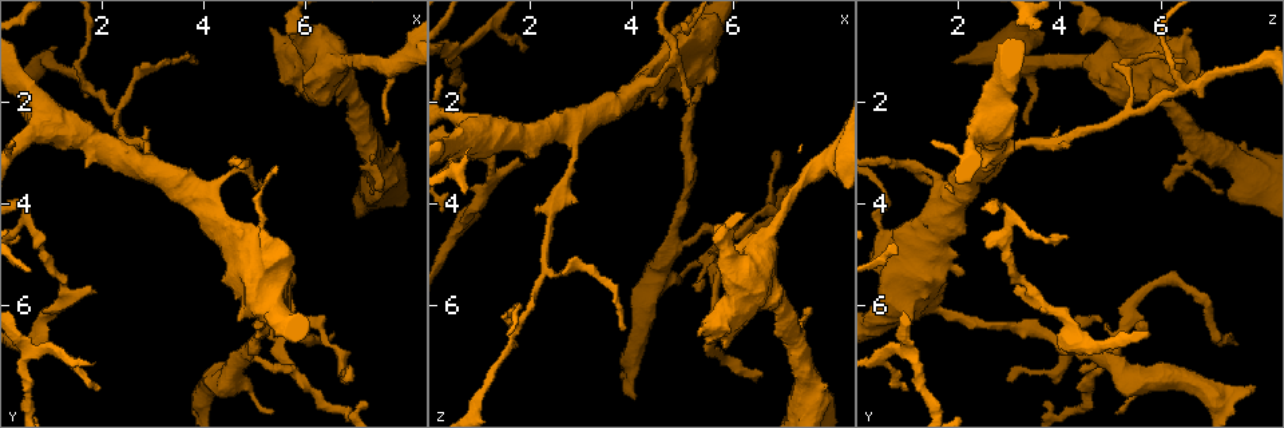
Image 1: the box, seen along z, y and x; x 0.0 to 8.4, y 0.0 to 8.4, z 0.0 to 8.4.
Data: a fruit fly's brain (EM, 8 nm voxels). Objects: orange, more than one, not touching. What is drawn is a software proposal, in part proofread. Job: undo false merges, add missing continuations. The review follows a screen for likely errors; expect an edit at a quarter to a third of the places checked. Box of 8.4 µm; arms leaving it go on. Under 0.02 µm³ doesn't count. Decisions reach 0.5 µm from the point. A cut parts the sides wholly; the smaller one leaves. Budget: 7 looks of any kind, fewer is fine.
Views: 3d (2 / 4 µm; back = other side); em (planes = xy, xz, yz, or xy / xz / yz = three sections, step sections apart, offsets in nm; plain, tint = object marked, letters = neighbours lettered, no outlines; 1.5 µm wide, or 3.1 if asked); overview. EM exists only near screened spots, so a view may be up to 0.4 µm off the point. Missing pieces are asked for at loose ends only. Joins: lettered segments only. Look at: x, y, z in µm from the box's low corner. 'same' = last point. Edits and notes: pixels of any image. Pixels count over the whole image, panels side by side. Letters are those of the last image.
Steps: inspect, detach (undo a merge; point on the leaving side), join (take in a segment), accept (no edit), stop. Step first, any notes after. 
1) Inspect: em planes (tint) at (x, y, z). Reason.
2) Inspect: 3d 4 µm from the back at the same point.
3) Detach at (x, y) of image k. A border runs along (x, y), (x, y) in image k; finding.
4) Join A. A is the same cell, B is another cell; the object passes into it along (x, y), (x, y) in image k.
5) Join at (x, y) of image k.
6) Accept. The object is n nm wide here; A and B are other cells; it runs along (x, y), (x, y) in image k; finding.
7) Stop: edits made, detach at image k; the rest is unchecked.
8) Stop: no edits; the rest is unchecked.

Inspect: 3d 2 µm at (1.90, 5.75, 3.25). An open end.

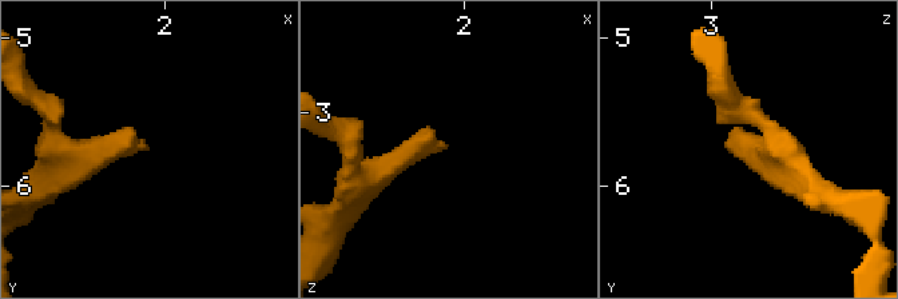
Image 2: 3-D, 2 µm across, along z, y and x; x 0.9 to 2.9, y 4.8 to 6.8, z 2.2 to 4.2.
Inspect: em xz step 8 (letters) at (1.88, 5.76, 3.24).

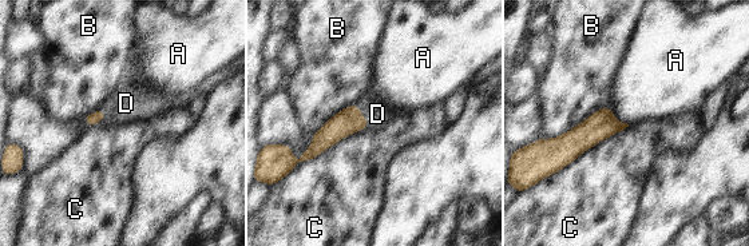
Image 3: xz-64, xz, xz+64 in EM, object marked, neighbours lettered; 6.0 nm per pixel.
Inspect: em planes (letters) at the same point.

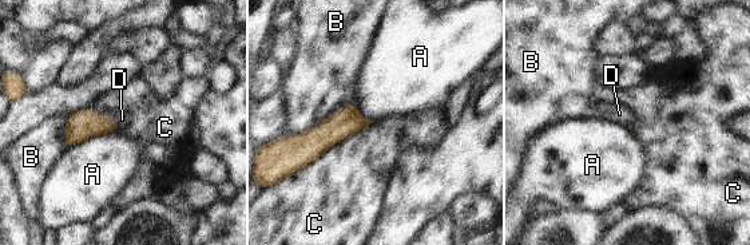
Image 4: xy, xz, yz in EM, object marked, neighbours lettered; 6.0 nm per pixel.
Join D. D is the same cell, A, B and C are other cells; the object passes into it along (83, 123), (116, 122), (122, 119) in image 4; it goes on there.

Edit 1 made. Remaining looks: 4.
Inspect: 3d 2 µm at (5.55, 6.65, 5.05). Three arms meet.

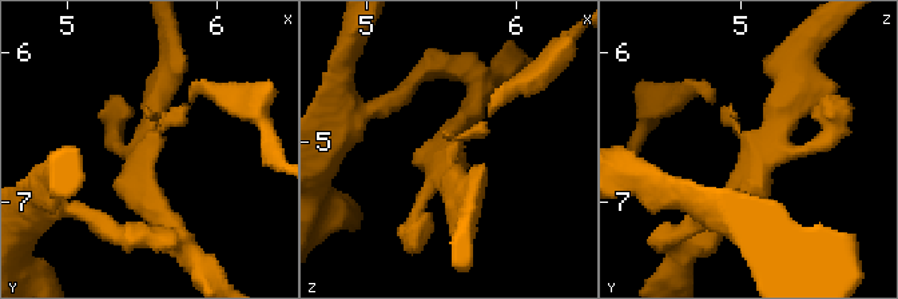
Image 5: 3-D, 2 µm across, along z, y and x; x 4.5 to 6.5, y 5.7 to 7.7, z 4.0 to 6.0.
Inspect: em planes (tint) at (5.50, 6.70, 5.12).

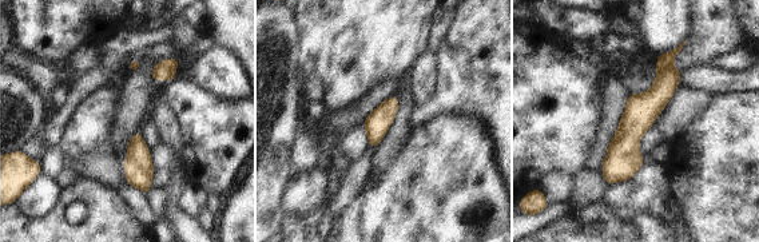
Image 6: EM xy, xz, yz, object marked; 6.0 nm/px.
Inspect: em planes (letters) at the same point. See the neighbours.

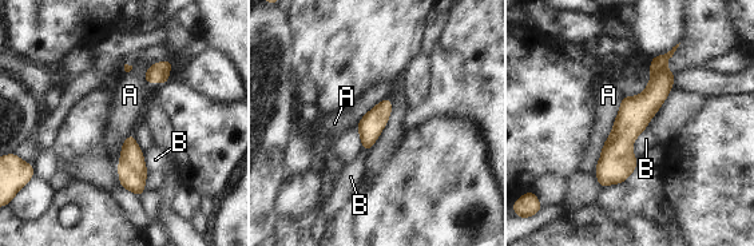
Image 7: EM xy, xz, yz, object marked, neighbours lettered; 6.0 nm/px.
Accept. The object is 150 nm wide here; A and B are other cells; a border runs along (622, 96), (612, 130), (602, 146) in image 7; all the same cell.

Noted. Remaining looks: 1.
Stop: edits made, join at image 4; the rest is unchecked.

